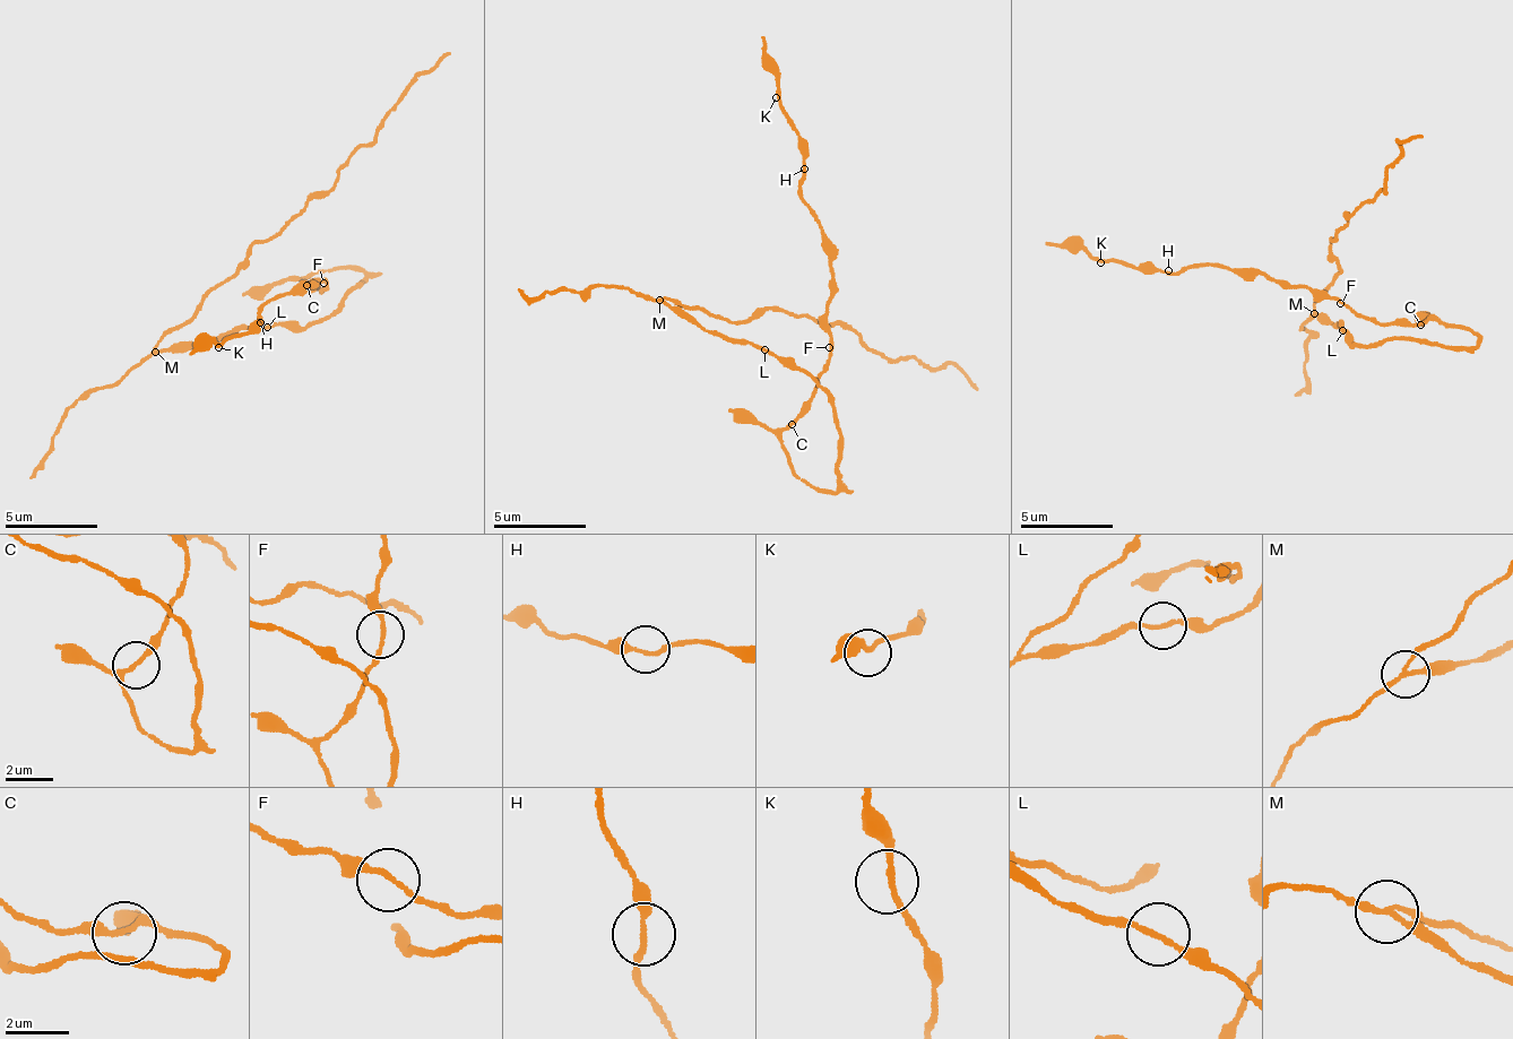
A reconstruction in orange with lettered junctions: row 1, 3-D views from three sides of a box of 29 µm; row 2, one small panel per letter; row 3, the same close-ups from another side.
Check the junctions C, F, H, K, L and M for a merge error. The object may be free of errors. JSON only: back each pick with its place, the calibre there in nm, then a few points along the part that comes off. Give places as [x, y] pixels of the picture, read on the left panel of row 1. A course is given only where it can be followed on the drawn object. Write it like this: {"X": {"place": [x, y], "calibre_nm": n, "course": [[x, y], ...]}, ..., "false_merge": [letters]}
{"M": {"place": [155, 352], "calibre_nm": 150, "course": [[156, 354], [224, 283], [250, 245], [269, 241], [320, 197], [421, 75], [450, 53]]}, "false_merge": ["M"]}

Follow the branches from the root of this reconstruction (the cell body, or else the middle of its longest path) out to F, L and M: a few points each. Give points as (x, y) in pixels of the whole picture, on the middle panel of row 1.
F: (826, 398), (840, 438), (840, 482), (832, 490), (810, 487), (783, 442), (783, 427), (816, 388), (829, 347)
L: (826, 398), (826, 390), (797, 364), (778, 363), (764, 349)
M: (826, 398), (826, 390), (797, 364), (778, 363), (764, 349), (702, 331), (660, 300)

